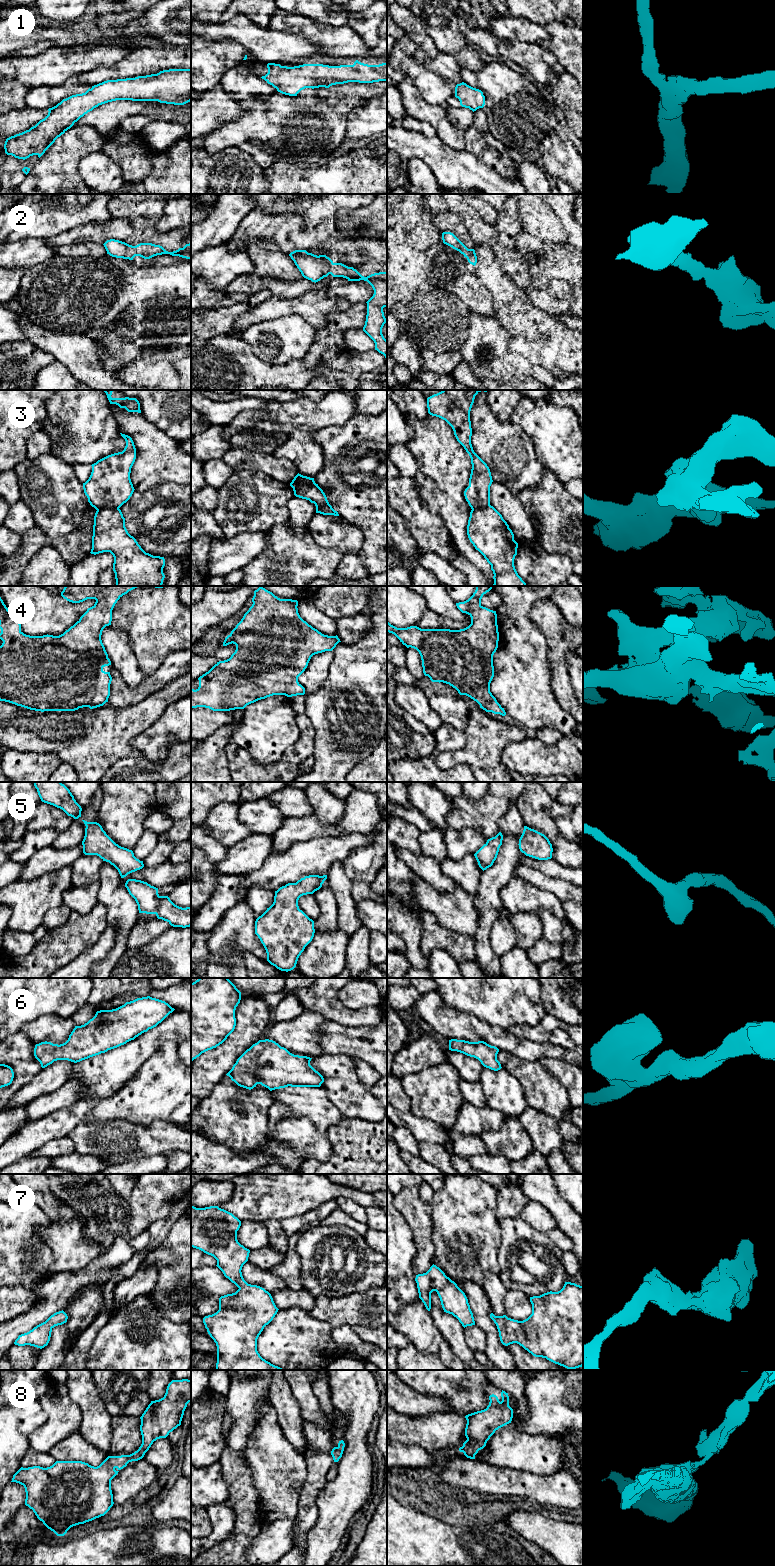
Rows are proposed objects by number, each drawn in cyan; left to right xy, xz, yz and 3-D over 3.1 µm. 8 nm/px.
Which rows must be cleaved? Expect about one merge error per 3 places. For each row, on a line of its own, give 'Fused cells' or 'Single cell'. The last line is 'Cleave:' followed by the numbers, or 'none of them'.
1: Single cell
2: Single cell
3: Fused cells
4: Single cell
5: Single cell
6: Single cell
7: Single cell
8: Single cell
Cleave: 3

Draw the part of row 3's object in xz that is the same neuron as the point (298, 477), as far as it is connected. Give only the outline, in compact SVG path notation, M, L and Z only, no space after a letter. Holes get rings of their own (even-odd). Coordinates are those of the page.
M297 474L294 479L292 480L292 482L290 483L290 486L293 488L293 487L296 487L297 484L300 482L300 481L307 481L307 482L315 482L314 481L314 478L310 478L310 477L307 477L307 476L303 476L301 474Z

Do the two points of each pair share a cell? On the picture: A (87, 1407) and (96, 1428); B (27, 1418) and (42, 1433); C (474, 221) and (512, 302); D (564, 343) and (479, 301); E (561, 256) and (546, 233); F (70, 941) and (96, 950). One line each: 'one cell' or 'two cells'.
A: one cell
B: two cells
C: two cells
D: two cells
E: two cells
F: two cells

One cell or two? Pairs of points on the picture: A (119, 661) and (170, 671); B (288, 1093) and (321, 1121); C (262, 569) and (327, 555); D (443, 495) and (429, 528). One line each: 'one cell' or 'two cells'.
A: two cells
B: one cell
C: one cell
D: two cells

